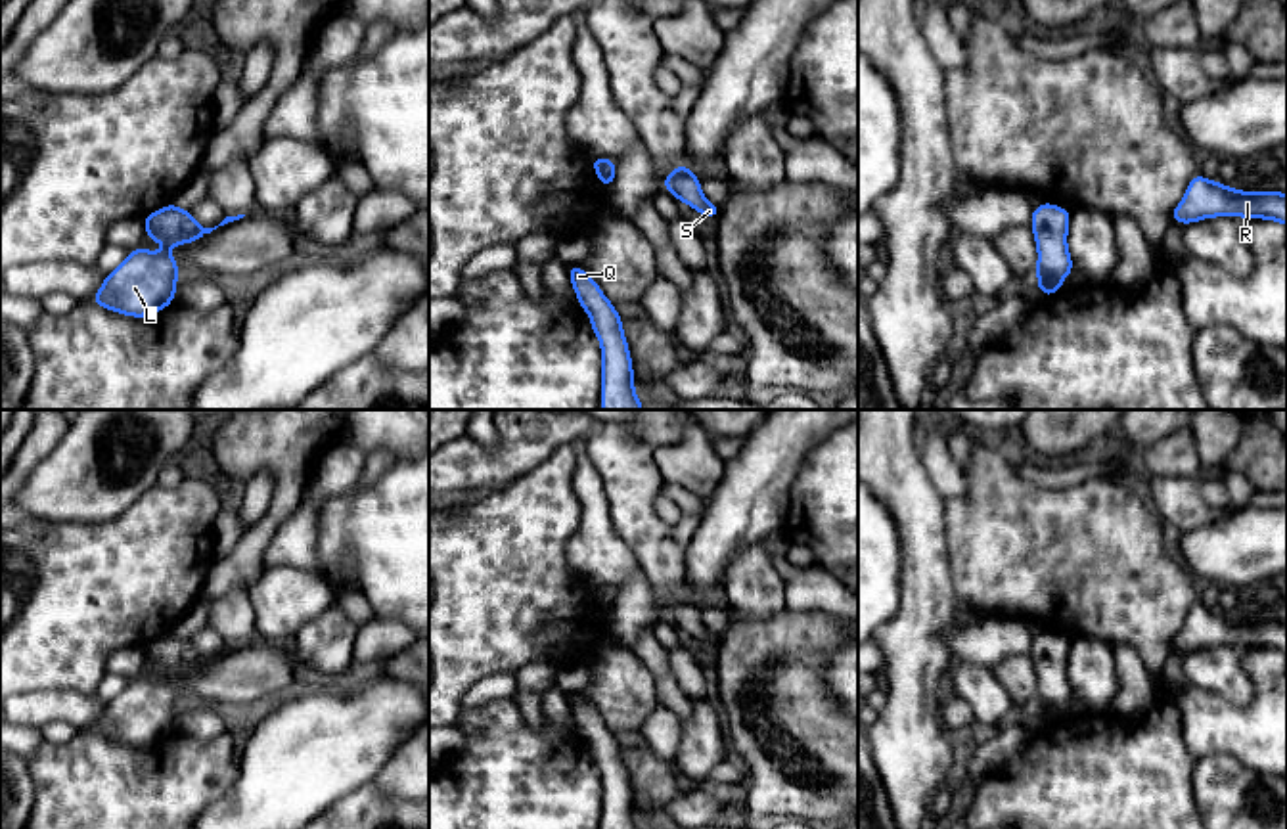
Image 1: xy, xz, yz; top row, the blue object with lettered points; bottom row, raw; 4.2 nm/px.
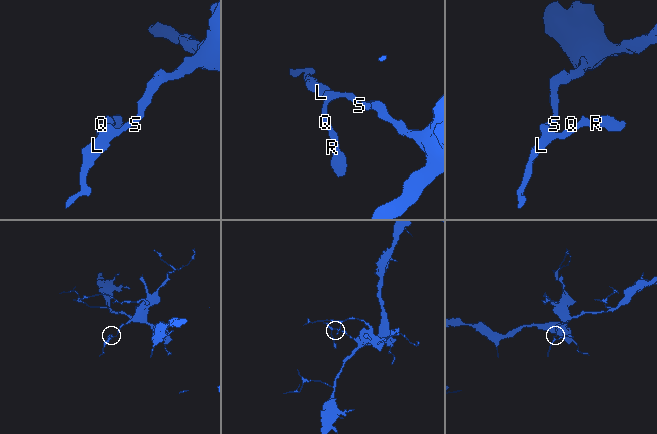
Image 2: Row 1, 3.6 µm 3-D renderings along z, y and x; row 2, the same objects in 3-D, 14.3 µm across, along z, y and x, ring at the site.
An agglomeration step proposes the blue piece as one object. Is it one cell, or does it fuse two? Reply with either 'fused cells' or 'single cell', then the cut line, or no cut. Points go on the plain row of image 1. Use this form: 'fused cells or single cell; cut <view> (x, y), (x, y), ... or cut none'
single cell; cut none

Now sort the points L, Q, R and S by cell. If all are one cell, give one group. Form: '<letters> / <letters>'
L Q R S

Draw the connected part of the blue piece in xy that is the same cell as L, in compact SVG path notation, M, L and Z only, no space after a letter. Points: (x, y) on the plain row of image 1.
M167 634L144 647L146 653L146 666L151 666L153 670L163 670L167 674L165 682L149 682L146 678L136 676L128 687L119 693L111 703L105 705L103 714L96 724L90 726L90 729L98 731L100 735L121 741L126 745L142 747L142 745L153 745L161 737L169 735L174 729L176 720L176 703L180 701L178 693L174 691L170 683L172 674L184 674L188 670L197 670L205 662L211 662L214 657L199 655L186 638L172 634Z

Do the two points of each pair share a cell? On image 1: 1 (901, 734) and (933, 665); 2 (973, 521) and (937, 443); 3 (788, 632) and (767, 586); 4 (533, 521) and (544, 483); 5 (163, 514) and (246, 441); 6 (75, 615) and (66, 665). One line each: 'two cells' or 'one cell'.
1: one cell
2: two cells
3: two cells
4: one cell
5: two cells
6: one cell

